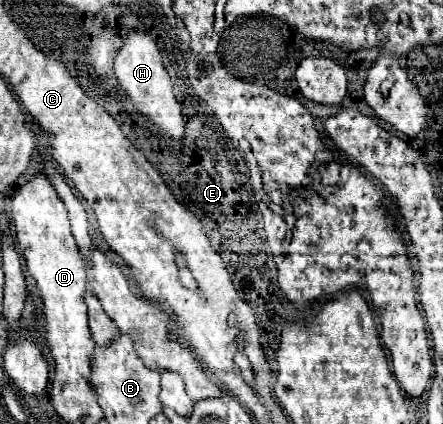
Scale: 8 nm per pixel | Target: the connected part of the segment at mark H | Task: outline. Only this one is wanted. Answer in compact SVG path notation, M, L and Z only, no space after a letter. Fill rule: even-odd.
M131 30L124 40L124 46L120 48L116 56L116 76L124 92L130 96L132 104L154 124L168 134L172 140L182 140L184 138L184 116L180 112L180 102L176 100L172 92L172 82L170 76L164 68L162 54L155 41L151 38L148 31Z

